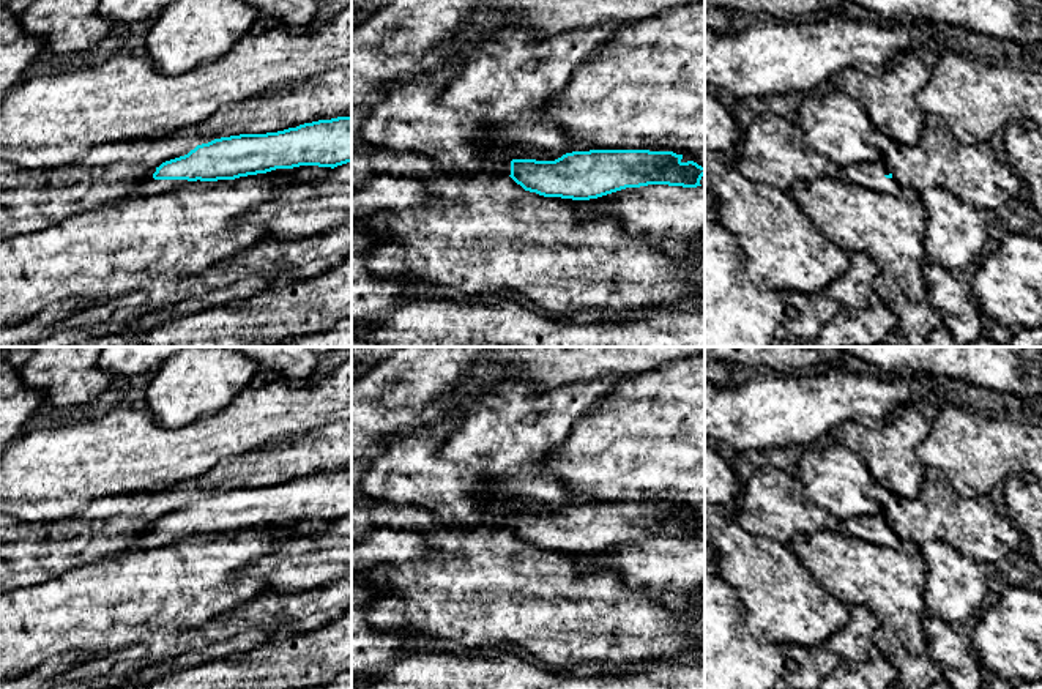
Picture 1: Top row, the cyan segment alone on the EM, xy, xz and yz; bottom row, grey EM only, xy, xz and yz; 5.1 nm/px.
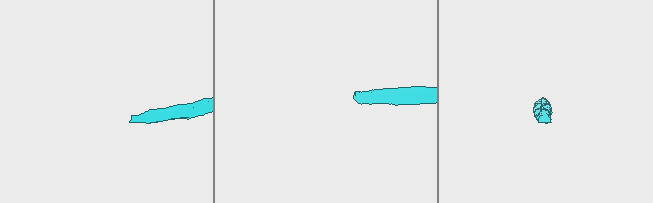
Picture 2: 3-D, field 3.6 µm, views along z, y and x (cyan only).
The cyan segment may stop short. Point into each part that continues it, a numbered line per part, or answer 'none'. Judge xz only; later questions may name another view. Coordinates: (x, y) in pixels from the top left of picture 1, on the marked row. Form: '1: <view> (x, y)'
1: xz (497, 161)

